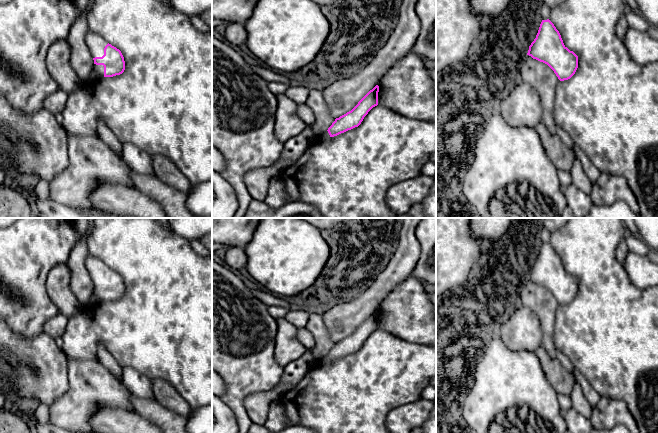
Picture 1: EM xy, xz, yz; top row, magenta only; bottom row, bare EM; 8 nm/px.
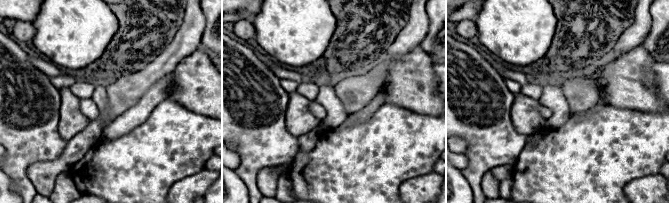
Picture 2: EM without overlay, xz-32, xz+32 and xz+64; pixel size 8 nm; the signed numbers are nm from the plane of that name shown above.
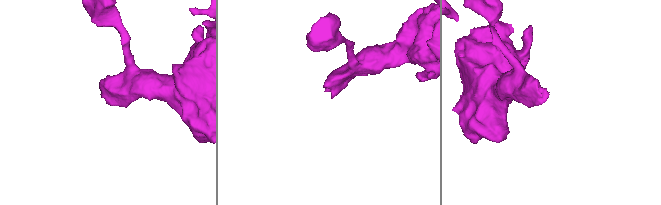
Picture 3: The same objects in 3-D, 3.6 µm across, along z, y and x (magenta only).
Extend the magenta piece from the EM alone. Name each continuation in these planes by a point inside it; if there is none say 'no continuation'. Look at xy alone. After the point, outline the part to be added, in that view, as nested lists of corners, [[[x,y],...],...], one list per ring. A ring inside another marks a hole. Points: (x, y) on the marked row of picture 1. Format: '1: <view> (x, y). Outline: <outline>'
1: xy (96, 43). Outline: [[[91,31],[87,33],[85,42],[92,58],[102,57],[104,55],[104,48],[108,44],[102,36]]]

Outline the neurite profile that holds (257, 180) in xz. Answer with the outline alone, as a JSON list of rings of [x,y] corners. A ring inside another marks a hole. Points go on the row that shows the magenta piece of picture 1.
[[[312,125],[284,143],[280,159],[273,165],[249,170],[244,181],[252,199],[264,201],[272,178],[279,177],[283,170],[297,158],[301,157],[307,148],[317,140]]]

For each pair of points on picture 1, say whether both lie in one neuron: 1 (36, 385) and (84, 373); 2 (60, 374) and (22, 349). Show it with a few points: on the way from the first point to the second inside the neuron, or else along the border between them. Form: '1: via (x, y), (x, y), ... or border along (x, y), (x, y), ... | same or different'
1: border along (68, 360), (68, 389), (56, 398) | different
2: via (51, 374), (47, 374), (31, 358) | same

